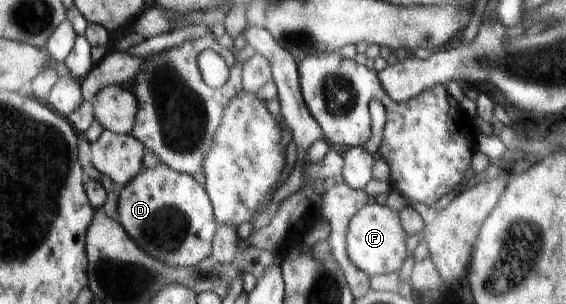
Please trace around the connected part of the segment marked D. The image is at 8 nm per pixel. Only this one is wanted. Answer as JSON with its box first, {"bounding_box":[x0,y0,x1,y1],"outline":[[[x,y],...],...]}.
{"bounding_box":[117,163,217,267],"outline":[[[161,163],[153,169],[143,168],[120,191],[117,206],[120,226],[152,258],[169,266],[187,267],[196,266],[212,255],[212,241],[217,228],[215,212],[200,178],[172,170]]]}

